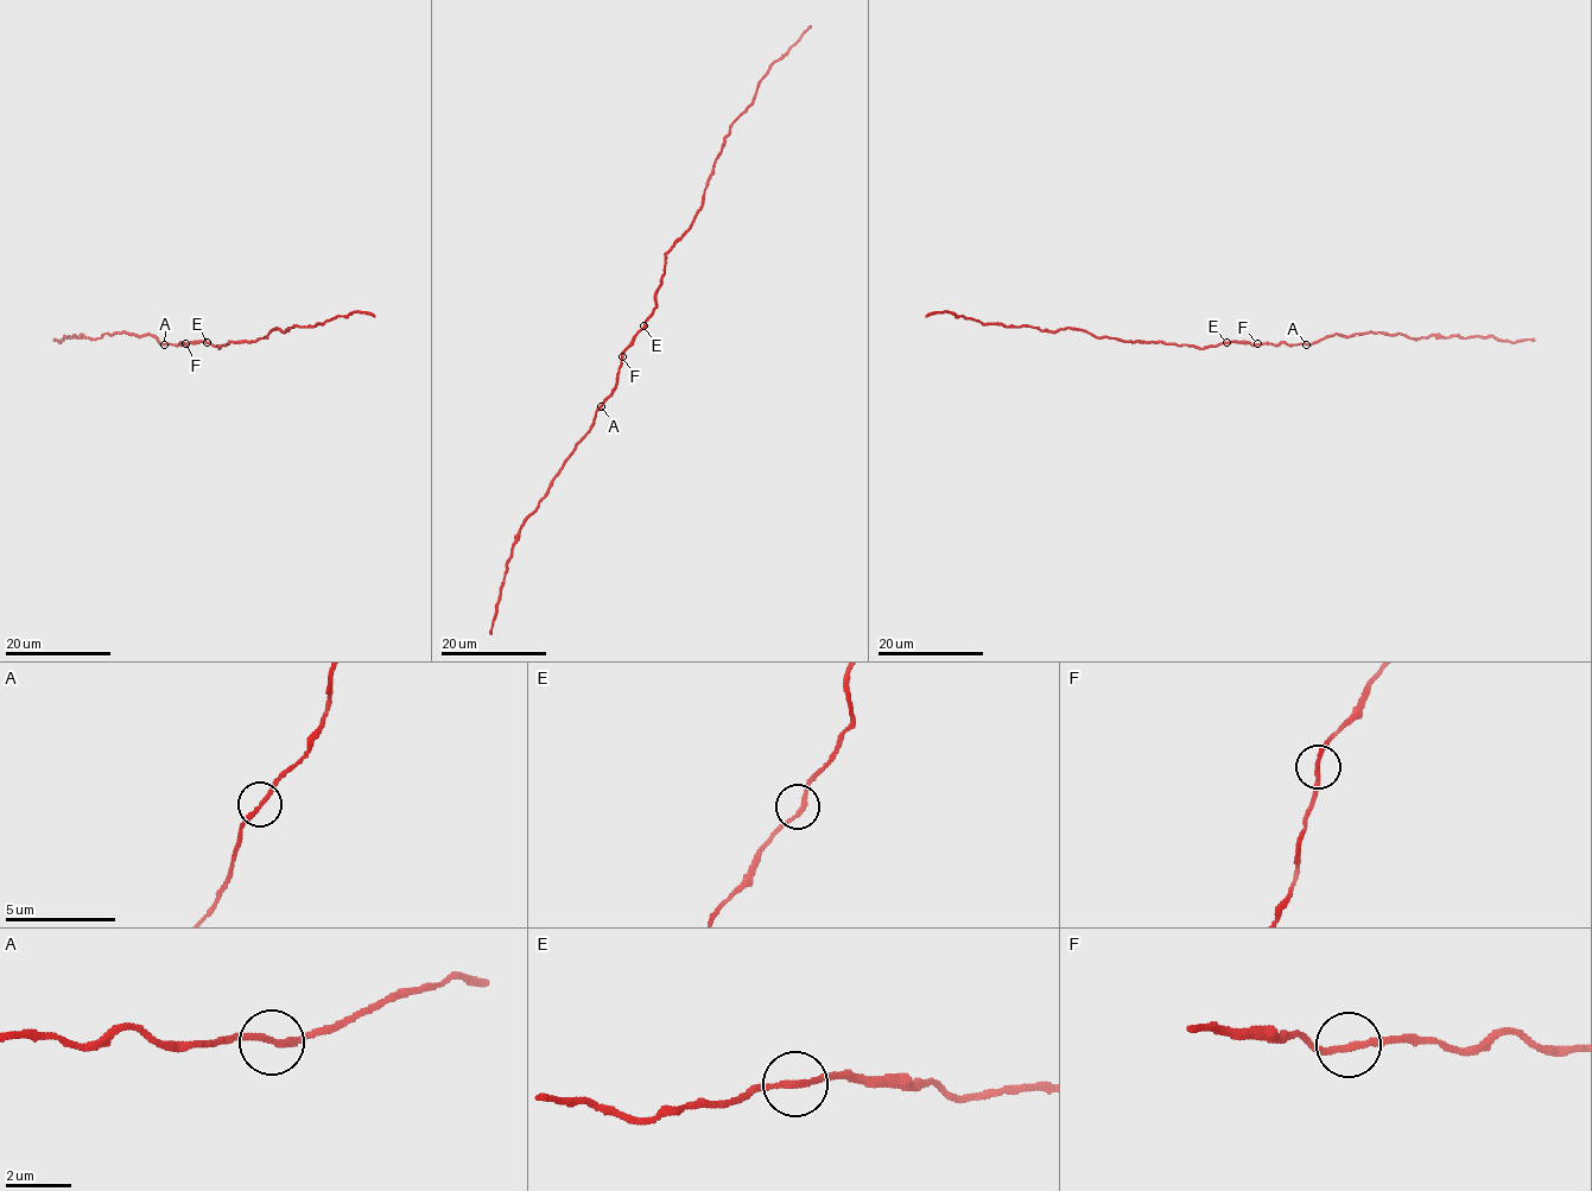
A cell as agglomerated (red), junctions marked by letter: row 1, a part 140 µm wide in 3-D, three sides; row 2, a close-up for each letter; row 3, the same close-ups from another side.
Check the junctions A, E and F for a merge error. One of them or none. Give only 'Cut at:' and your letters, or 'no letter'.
Cut at: no letter

